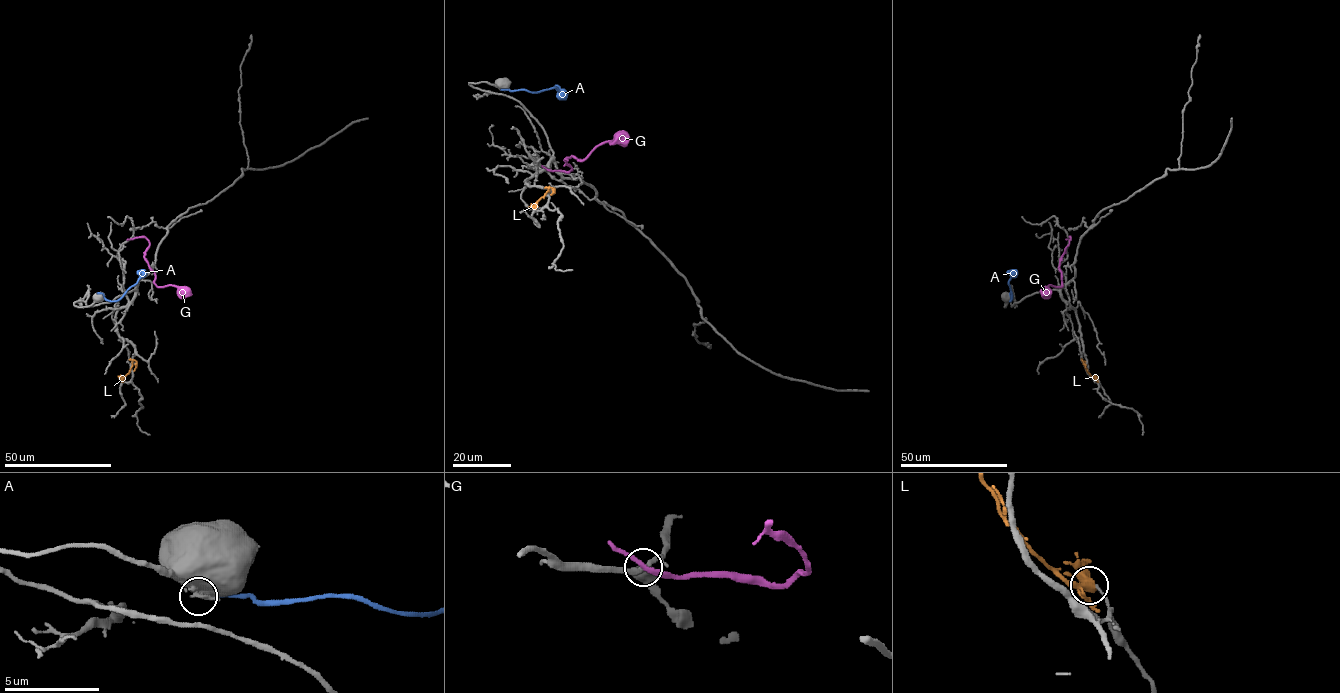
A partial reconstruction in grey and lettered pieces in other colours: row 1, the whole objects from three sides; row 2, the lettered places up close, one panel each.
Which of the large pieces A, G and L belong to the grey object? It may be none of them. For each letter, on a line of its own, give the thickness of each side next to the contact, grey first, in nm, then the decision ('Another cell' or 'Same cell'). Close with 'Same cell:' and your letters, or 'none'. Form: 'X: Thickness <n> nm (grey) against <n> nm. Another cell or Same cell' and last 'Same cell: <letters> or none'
A: Thickness 320 nm (grey) against 240 nm. Another cell
G: Thickness 280 nm (grey) against 240 nm. Another cell
L: Thickness 170 nm (grey) against 440 nm. Another cell
Same cell: none

